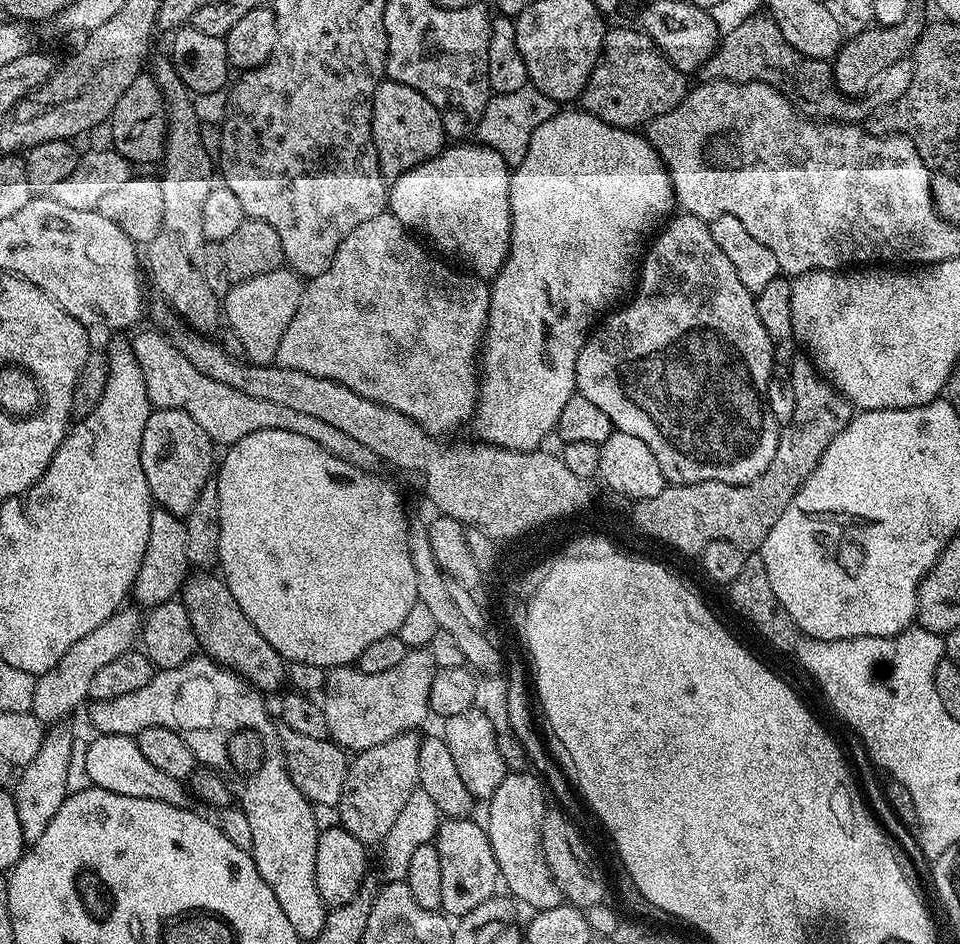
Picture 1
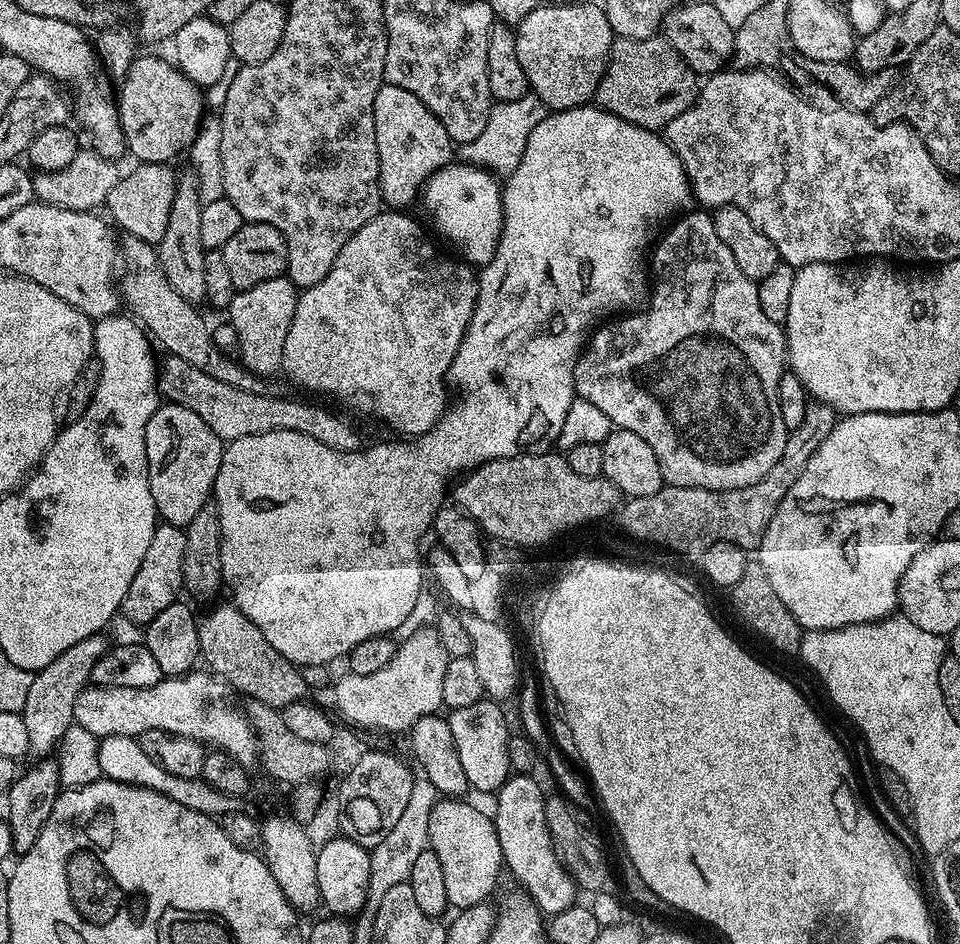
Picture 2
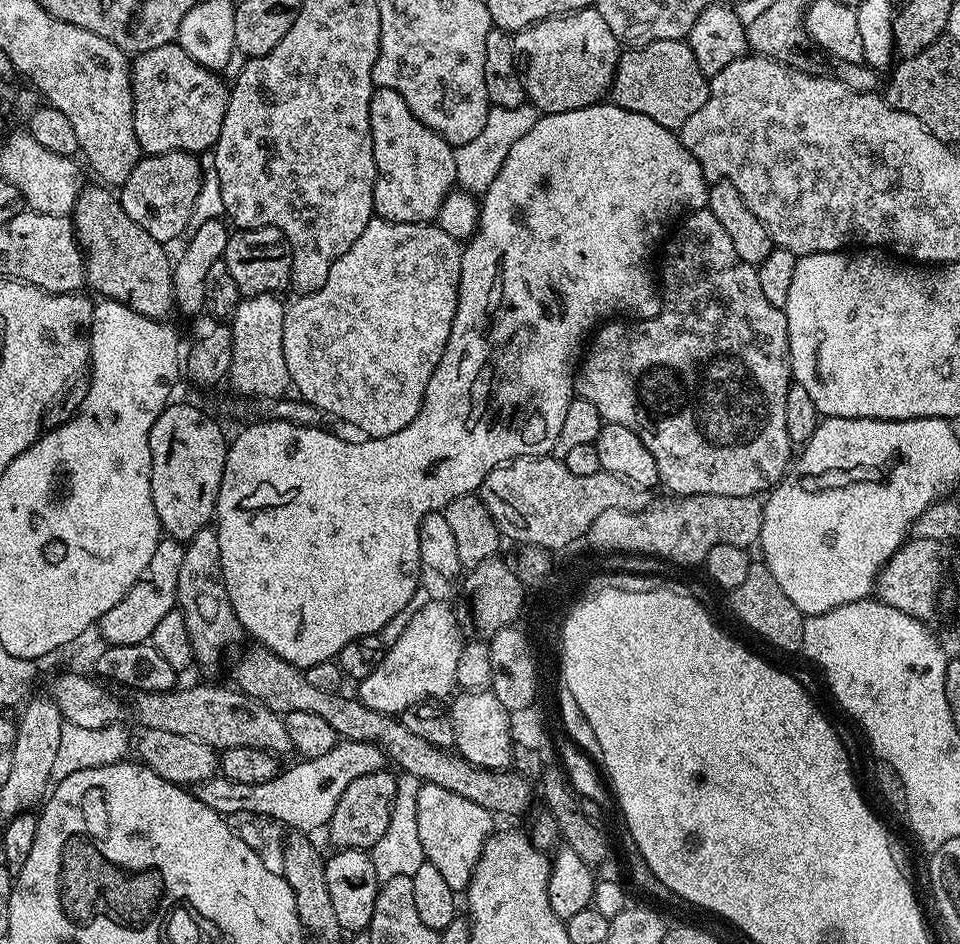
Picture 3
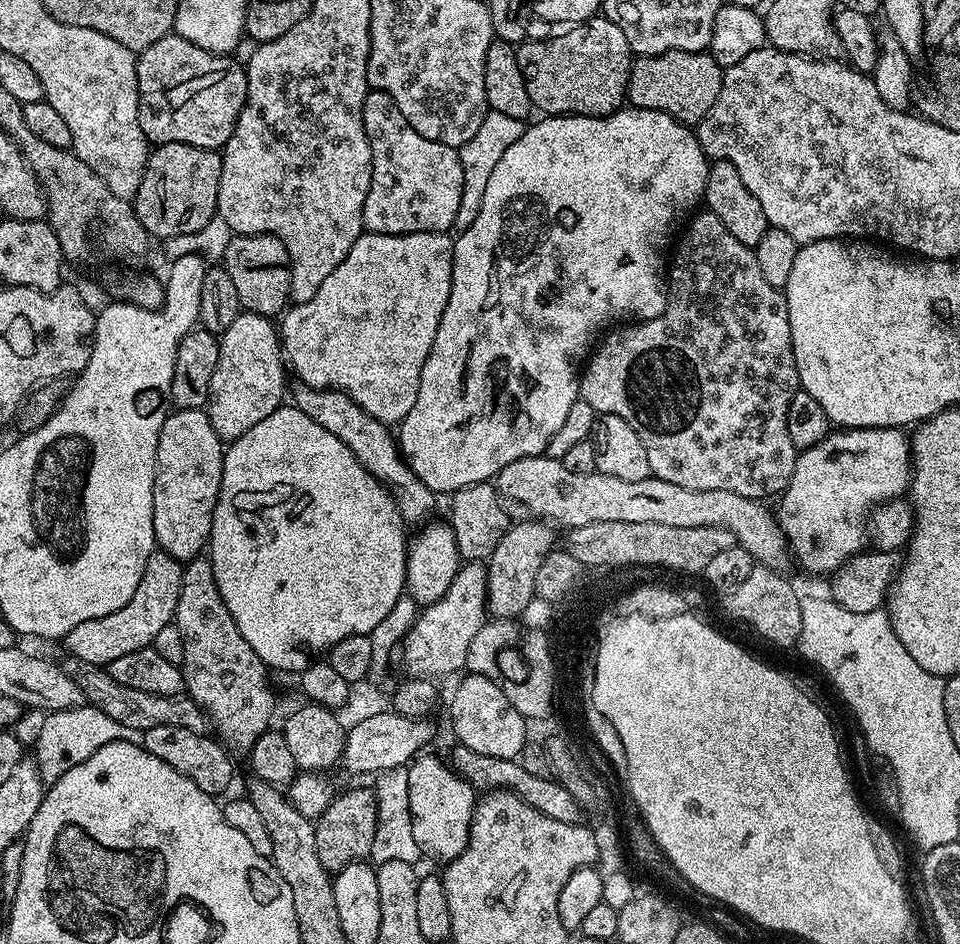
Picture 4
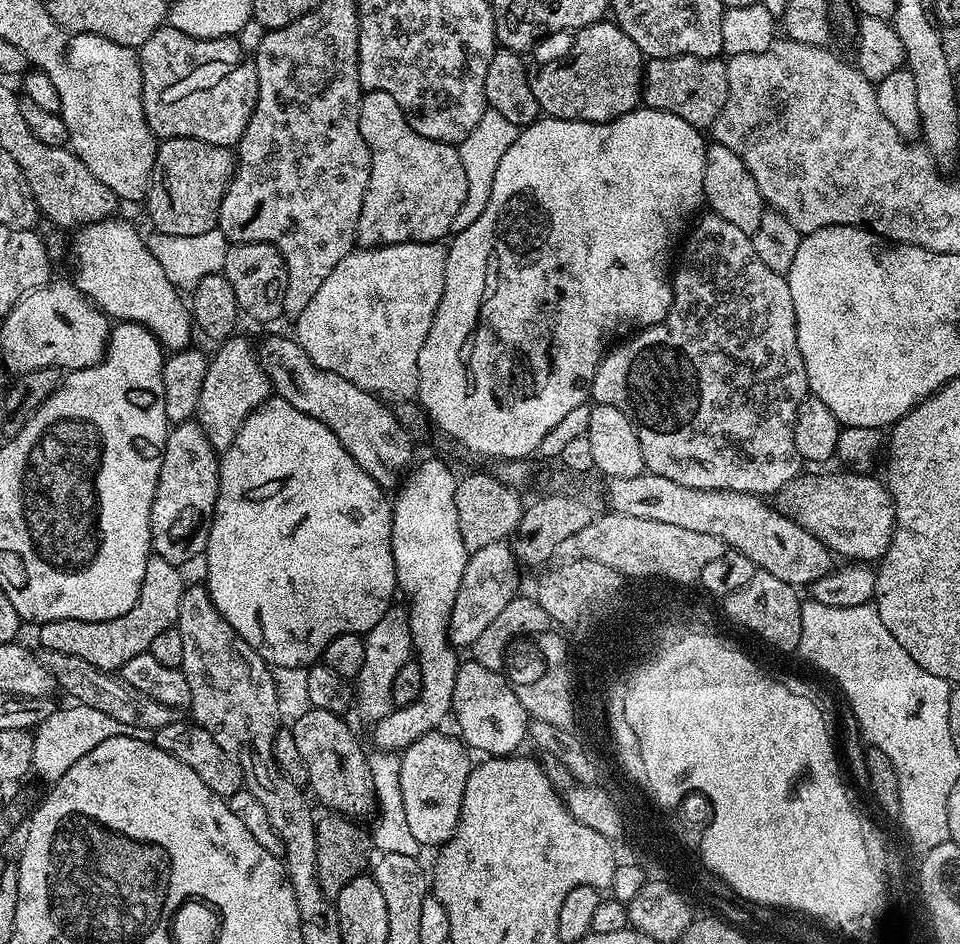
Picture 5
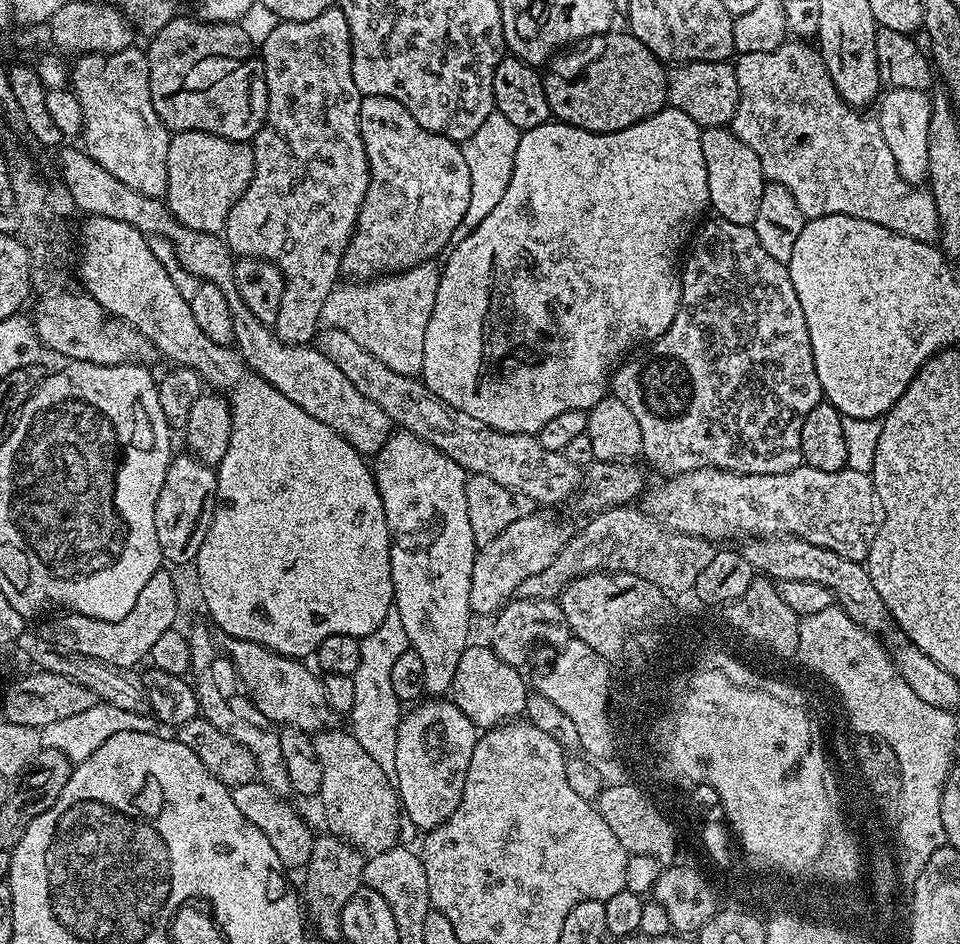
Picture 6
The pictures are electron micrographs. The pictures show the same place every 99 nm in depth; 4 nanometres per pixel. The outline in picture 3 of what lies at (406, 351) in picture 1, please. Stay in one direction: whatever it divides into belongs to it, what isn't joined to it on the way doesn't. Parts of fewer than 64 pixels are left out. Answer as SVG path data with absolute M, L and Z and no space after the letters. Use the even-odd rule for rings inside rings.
M373 218L366 226L366 230L362 230L362 234L358 237L358 242L354 242L354 246L350 246L350 250L346 250L346 254L342 254L342 258L338 258L338 262L334 262L334 266L330 266L330 275L327 276L326 282L322 282L322 286L318 286L318 290L313 292L305 292L297 295L293 304L289 303L284 310L284 325L282 326L282 350L286 354L286 370L288 378L293 389L297 388L299 399L313 404L315 408L319 408L325 417L337 416L340 420L345 420L352 428L357 428L357 433L363 434L368 438L377 436L389 436L390 434L398 434L398 430L402 430L402 426L410 426L410 422L414 422L414 418L418 414L418 410L424 401L426 394L426 382L430 382L430 374L434 374L434 366L438 366L438 362L442 358L442 350L446 350L446 342L450 338L450 326L454 326L454 314L458 310L458 286L460 285L460 271L462 270L462 251L461 241L454 239L450 234L446 234L446 230L440 228L439 223L429 222L427 224L415 224L414 222L390 222L389 220L381 220Z

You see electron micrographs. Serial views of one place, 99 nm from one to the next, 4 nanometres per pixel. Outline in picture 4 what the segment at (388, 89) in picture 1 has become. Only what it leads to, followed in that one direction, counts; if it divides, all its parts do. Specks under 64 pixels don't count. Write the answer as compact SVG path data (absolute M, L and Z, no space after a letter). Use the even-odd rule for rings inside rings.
M368 91L366 102L362 102L362 126L366 130L366 142L370 142L370 154L372 155L370 190L366 194L366 202L364 203L365 229L369 232L394 234L395 236L398 234L414 234L415 232L448 232L456 223L458 202L462 202L462 162L460 161L459 151L446 146L442 142L434 142L430 138L422 138L422 134L418 134L418 130L414 130L414 126L410 126L410 122L406 122L406 118L402 118L402 110L398 110L394 98L390 98L390 94L385 92Z

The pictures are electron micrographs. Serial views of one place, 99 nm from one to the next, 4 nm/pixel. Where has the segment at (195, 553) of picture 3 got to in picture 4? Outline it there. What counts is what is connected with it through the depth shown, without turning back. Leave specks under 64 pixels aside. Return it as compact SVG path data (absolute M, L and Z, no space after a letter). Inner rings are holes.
M197 558L184 564L174 623L182 630L184 662L180 669L184 675L184 692L204 709L207 723L216 727L215 735L229 753L251 752L260 735L273 727L276 696L268 681L268 665L254 654L250 642L242 638L242 630L234 626L230 610L222 602L211 560Z

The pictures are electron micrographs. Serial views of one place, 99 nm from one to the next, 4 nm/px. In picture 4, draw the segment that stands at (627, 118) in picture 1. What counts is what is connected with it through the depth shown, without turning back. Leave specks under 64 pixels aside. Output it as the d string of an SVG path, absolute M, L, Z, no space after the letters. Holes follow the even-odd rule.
M670 50L653 56L636 56L628 79L627 103L633 108L658 110L673 116L680 124L699 125L702 118L718 102L724 69L711 51L687 52Z

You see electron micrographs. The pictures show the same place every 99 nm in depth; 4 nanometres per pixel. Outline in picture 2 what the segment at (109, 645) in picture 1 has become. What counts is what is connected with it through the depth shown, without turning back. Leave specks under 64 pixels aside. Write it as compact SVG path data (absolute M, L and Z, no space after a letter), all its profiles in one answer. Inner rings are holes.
M97 634L90 638L82 638L82 642L74 642L70 650L58 654L58 658L50 662L50 666L41 668L33 675L22 713L26 722L29 753L37 752L37 757L44 758L57 751L62 734L66 734L68 727L74 723L74 702L80 691L89 687L94 662L102 658L106 651L104 638L103 635Z

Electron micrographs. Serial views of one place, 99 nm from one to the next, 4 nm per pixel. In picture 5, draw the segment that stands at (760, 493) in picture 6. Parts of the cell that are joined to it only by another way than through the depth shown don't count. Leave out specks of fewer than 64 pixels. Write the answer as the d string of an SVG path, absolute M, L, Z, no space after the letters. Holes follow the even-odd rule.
M851 470L828 472L825 476L807 476L801 474L790 481L782 493L782 511L785 516L791 516L798 526L802 526L814 538L828 547L829 552L840 558L847 558L852 562L876 562L886 554L892 541L892 531L896 525L896 511L892 495L887 487L875 480L872 474L861 474Z

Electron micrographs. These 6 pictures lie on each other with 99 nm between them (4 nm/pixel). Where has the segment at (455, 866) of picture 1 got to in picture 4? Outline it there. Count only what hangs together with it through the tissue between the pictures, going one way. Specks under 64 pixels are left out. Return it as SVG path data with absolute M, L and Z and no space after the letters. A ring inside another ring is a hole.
M421 754L407 765L410 782L410 814L414 826L414 842L425 857L437 856L441 862L458 858L468 841L472 814L476 811L477 789L467 784L460 773L436 756Z

